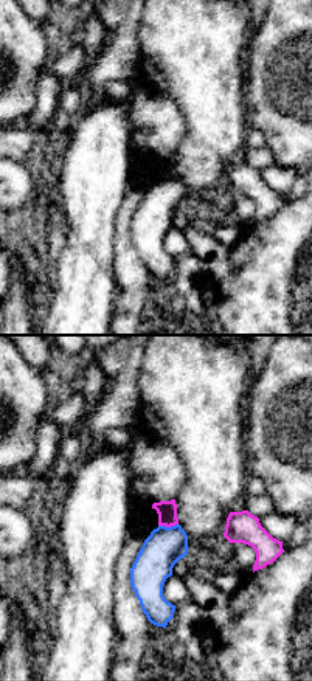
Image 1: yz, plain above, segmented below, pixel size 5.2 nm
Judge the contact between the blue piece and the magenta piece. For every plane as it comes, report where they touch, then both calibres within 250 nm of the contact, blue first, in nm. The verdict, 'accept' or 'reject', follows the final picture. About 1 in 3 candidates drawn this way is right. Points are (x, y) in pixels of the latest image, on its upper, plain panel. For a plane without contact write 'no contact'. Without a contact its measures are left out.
contact (168, 180); calibres 200 and 100 nm

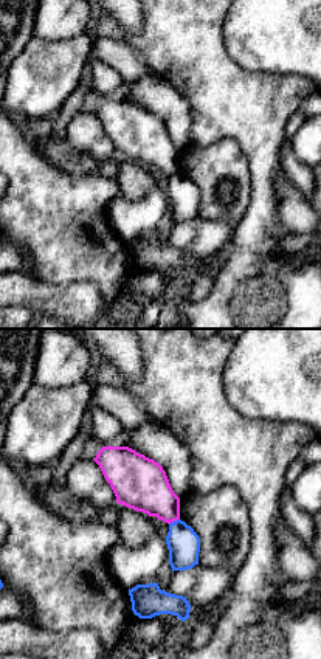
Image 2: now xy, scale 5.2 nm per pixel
contact (174, 174); calibres 170 and 260 nm

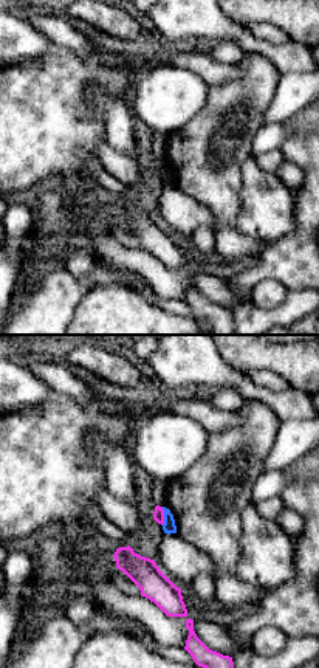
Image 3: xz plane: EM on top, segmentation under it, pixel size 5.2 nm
contact (164, 169); calibres 70 and 60 nm

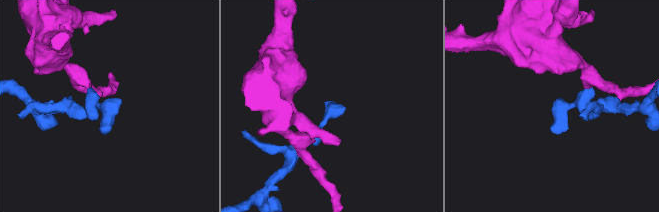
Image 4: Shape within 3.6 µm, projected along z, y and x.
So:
reject

